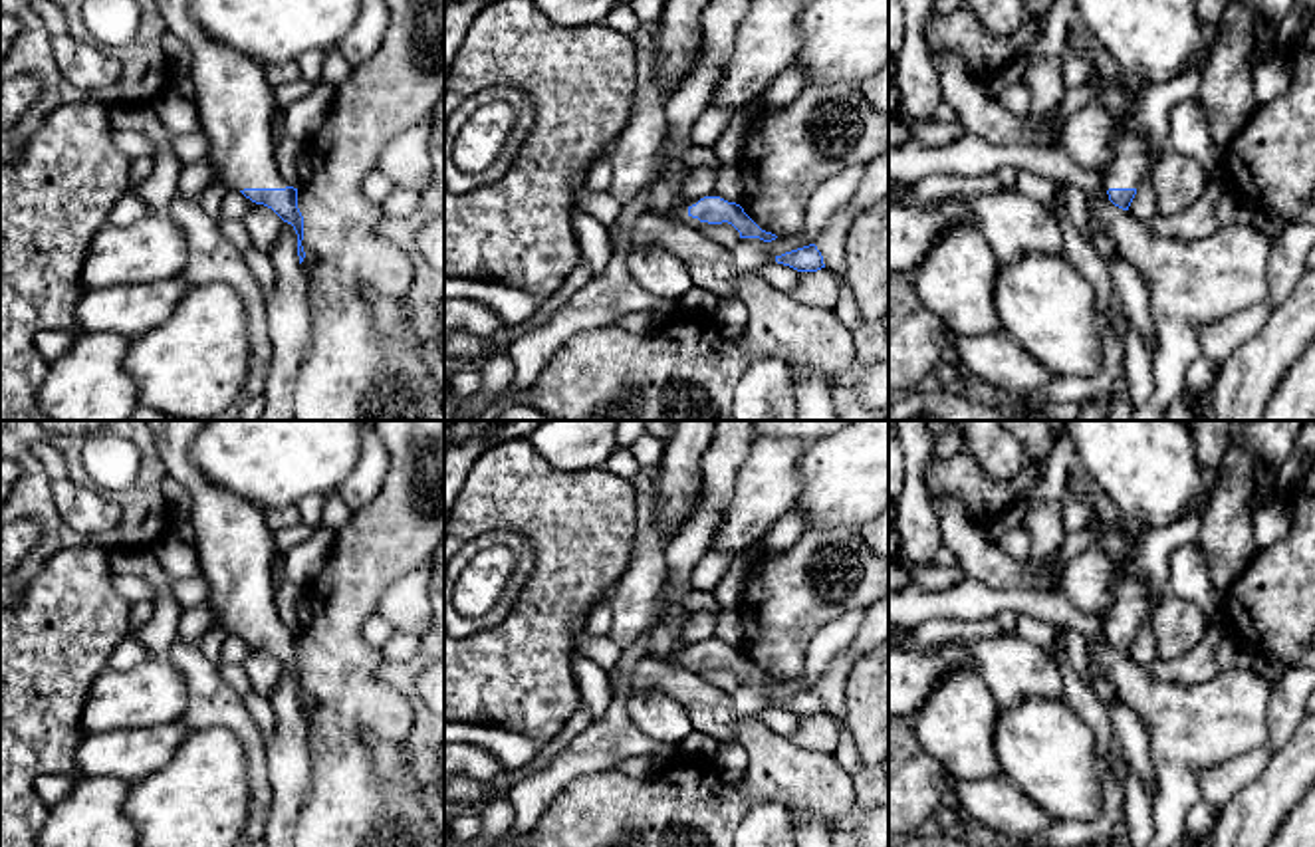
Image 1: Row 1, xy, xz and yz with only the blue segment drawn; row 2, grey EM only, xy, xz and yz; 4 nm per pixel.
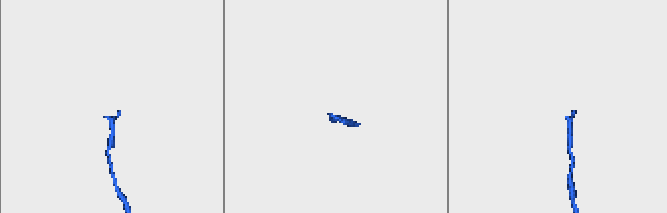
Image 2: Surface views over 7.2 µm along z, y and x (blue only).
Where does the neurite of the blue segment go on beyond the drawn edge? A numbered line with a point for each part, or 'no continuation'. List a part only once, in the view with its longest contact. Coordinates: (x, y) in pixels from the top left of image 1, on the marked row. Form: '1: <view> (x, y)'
1: xy (235, 102)

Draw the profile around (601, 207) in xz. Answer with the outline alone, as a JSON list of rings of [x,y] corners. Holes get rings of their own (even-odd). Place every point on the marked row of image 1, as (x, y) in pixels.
[[[573,173],[571,188],[575,196],[575,206],[591,214],[607,228],[617,224],[621,216],[621,204],[607,190],[605,192],[591,190],[587,186],[587,173]]]

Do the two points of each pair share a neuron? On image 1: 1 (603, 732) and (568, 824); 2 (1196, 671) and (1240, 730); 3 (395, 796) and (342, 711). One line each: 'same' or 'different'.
1: different
2: different
3: same

